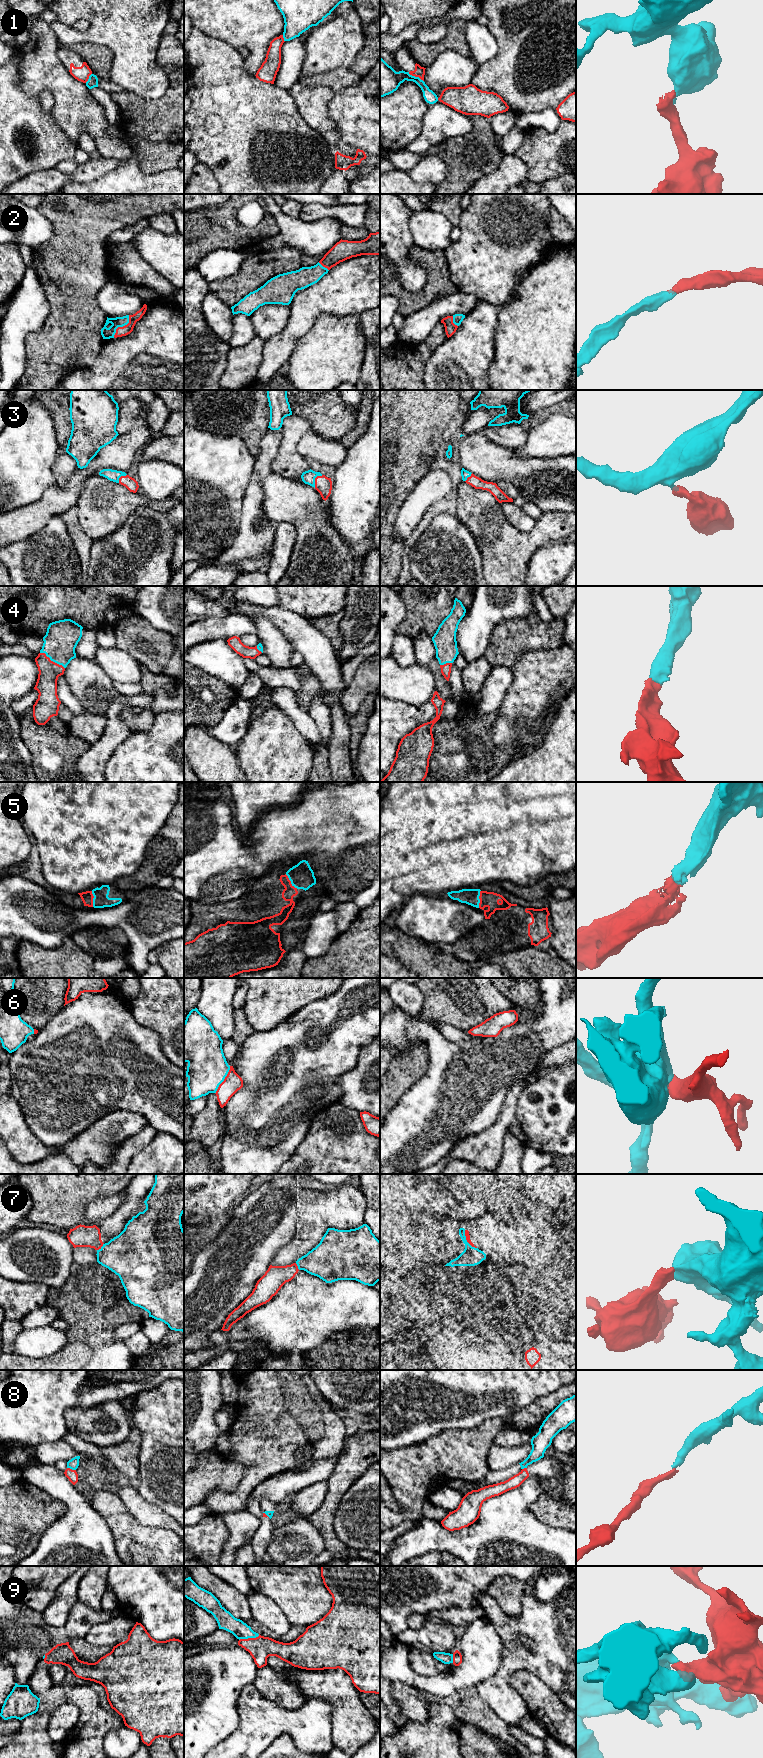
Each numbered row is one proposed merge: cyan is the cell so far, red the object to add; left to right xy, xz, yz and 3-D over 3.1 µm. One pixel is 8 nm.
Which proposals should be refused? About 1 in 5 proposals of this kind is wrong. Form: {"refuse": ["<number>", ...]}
{"refuse": ["1"]}

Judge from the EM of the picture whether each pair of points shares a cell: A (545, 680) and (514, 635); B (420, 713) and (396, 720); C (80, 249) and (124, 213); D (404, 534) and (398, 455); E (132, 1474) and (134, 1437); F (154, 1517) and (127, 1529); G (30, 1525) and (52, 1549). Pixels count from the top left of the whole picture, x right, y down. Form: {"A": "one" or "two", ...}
{"A": "two", "B": "one", "C": "one", "D": "two", "E": "one", "F": "two", "G": "two"}

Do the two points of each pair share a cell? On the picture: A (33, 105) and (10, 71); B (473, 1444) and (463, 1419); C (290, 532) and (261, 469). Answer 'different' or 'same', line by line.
A: same
B: different
C: different

